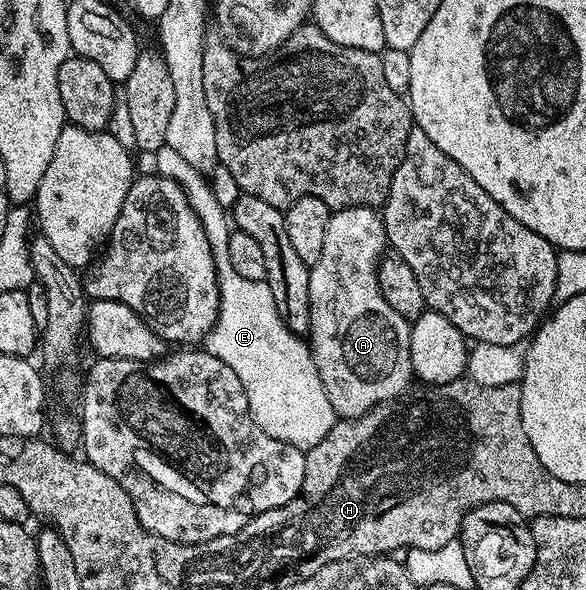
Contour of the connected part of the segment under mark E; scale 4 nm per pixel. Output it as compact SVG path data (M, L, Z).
M160 147L155 153L155 159L156 174L174 179L185 190L189 208L196 213L216 259L221 307L217 310L217 324L203 340L204 350L217 355L224 363L231 365L231 369L235 369L235 377L239 377L247 393L249 412L259 429L263 429L263 433L285 437L290 431L291 434L298 435L293 436L298 440L312 440L326 430L327 423L321 420L326 408L321 400L323 392L320 386L315 385L317 371L308 342L287 329L287 325L279 317L279 309L275 309L275 297L271 297L268 283L247 281L247 277L239 277L239 273L231 269L231 261L227 257L231 219L226 208L215 201L212 182L195 169L195 165L175 153L175 149Z

